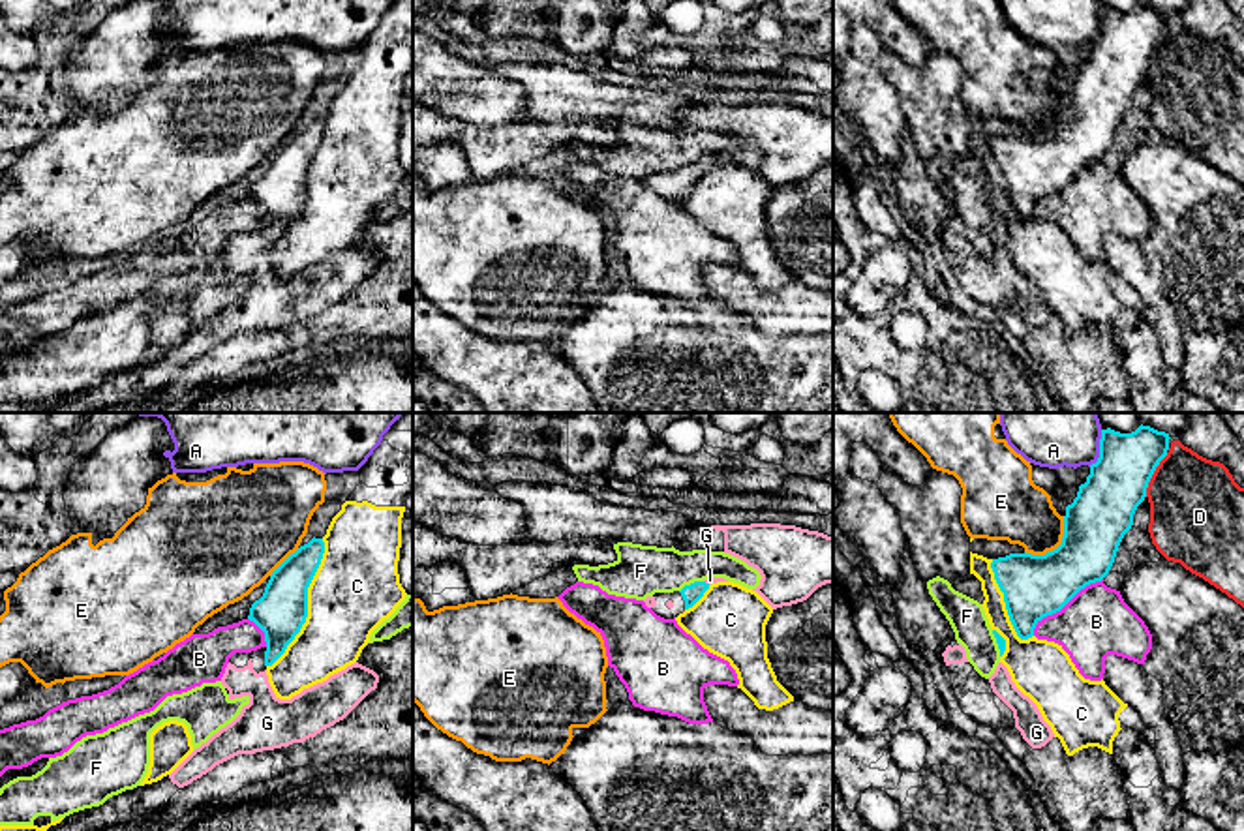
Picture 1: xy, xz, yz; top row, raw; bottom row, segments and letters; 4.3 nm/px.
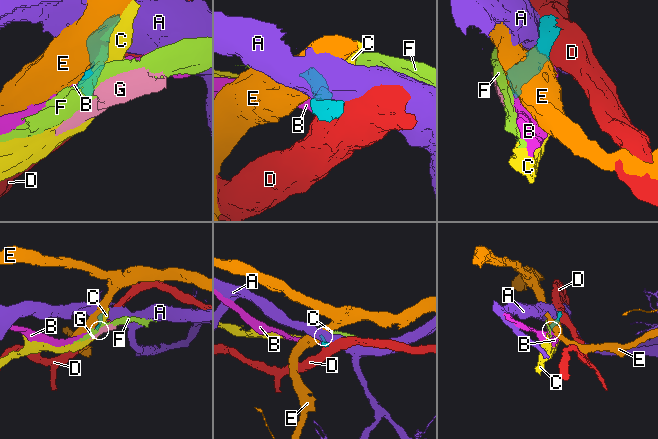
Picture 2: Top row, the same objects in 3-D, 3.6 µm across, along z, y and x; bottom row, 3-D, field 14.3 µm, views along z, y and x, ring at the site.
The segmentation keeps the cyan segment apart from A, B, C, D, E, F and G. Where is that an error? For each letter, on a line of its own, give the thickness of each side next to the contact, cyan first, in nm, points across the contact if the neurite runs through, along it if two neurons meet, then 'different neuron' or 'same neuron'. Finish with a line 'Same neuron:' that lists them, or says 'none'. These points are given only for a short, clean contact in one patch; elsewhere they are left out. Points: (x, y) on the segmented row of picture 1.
A: 260/380 nm | different neuron
B: 280/300 nm | different neuron
C: 220/360 nm | different neuron
D: 260/400 nm | different neuron
E: 280/280 nm | along yz (1064, 516), (1064, 535), (1055, 548), (1044, 554), (1025, 552) | different neuron
F: 80/220 nm | along xz (702, 580), (695, 580), (680, 591) | different neuron
G: 80/30 nm | across xz (691, 593), (708, 584), (710, 580) | same neuron
Same neuron: G

